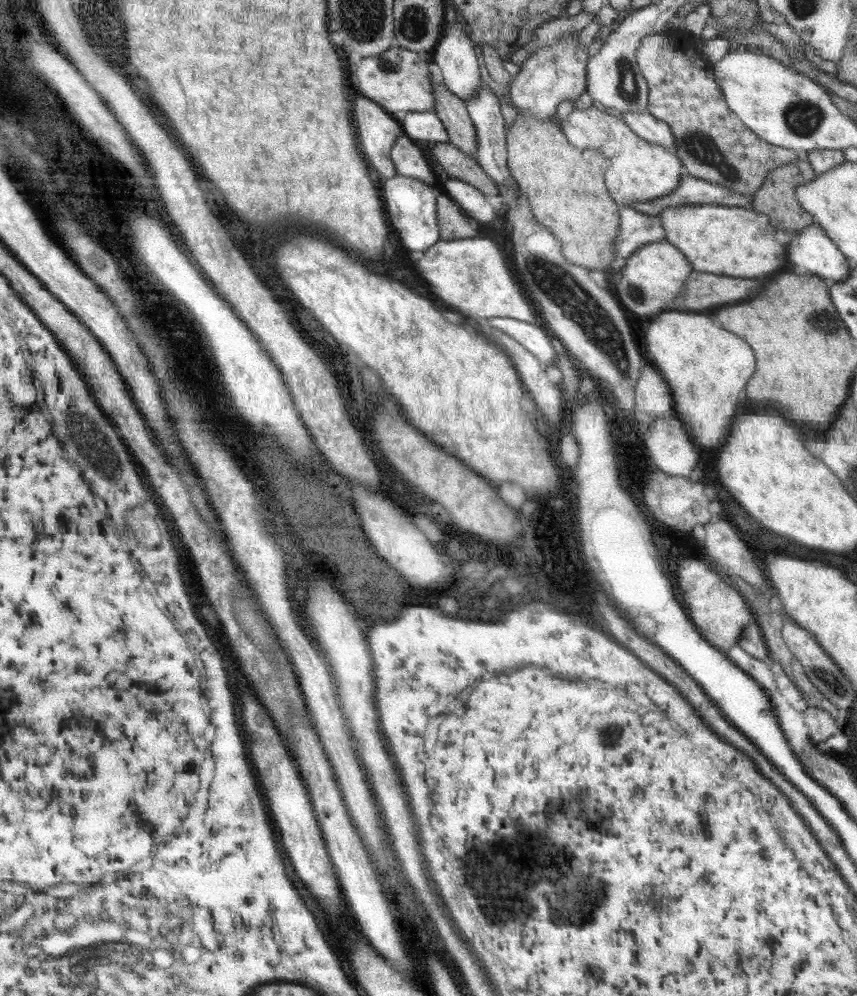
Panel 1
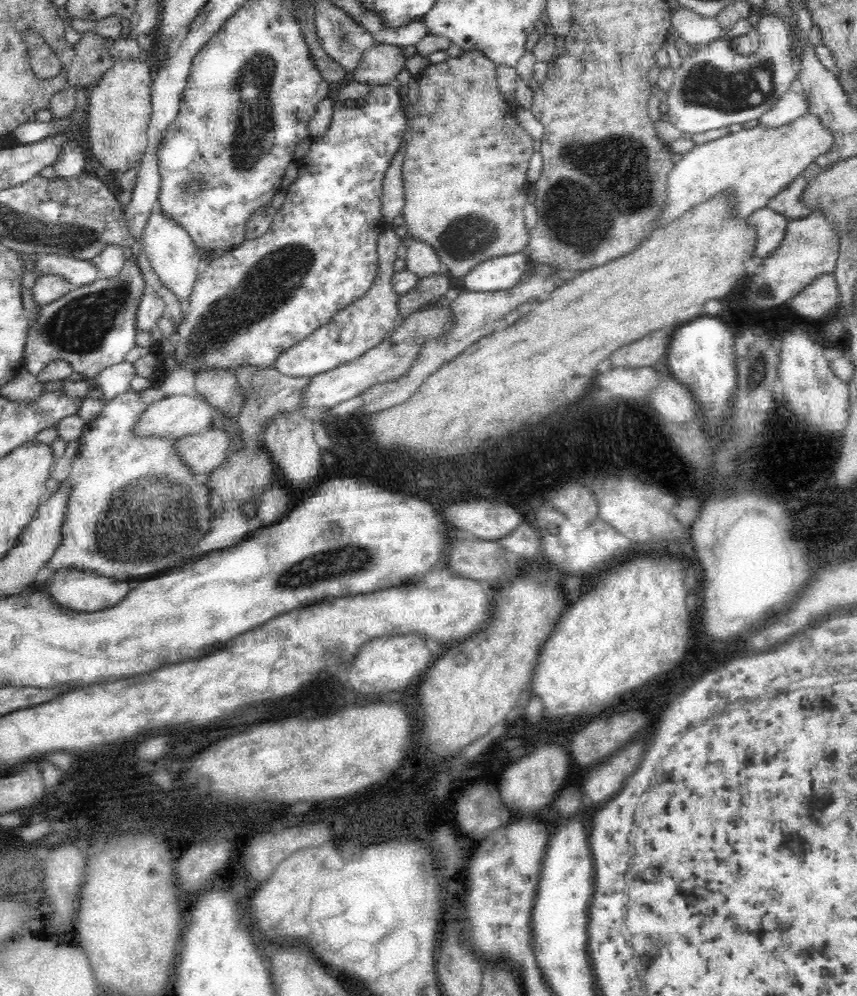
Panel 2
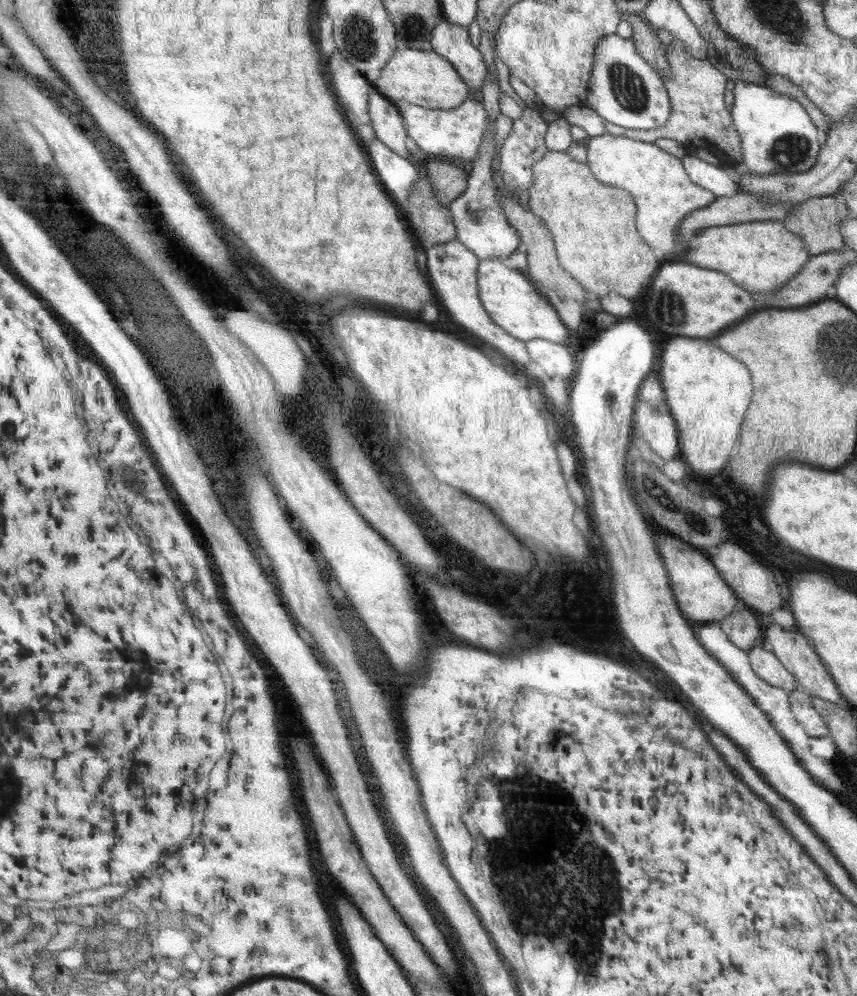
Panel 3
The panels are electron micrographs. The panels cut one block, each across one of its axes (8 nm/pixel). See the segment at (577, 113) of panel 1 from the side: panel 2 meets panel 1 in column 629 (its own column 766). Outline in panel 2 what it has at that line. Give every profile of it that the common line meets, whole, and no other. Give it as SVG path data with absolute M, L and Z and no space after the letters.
M806 113L788 124L777 127L756 125L696 145L682 154L668 174L668 208L663 209L655 227L668 224L694 206L710 200L716 193L724 193L728 189L734 190L735 196L738 196L734 200L735 213L740 217L750 217L756 210L765 208L777 192L796 180L834 143L834 130L828 128L815 113Z

